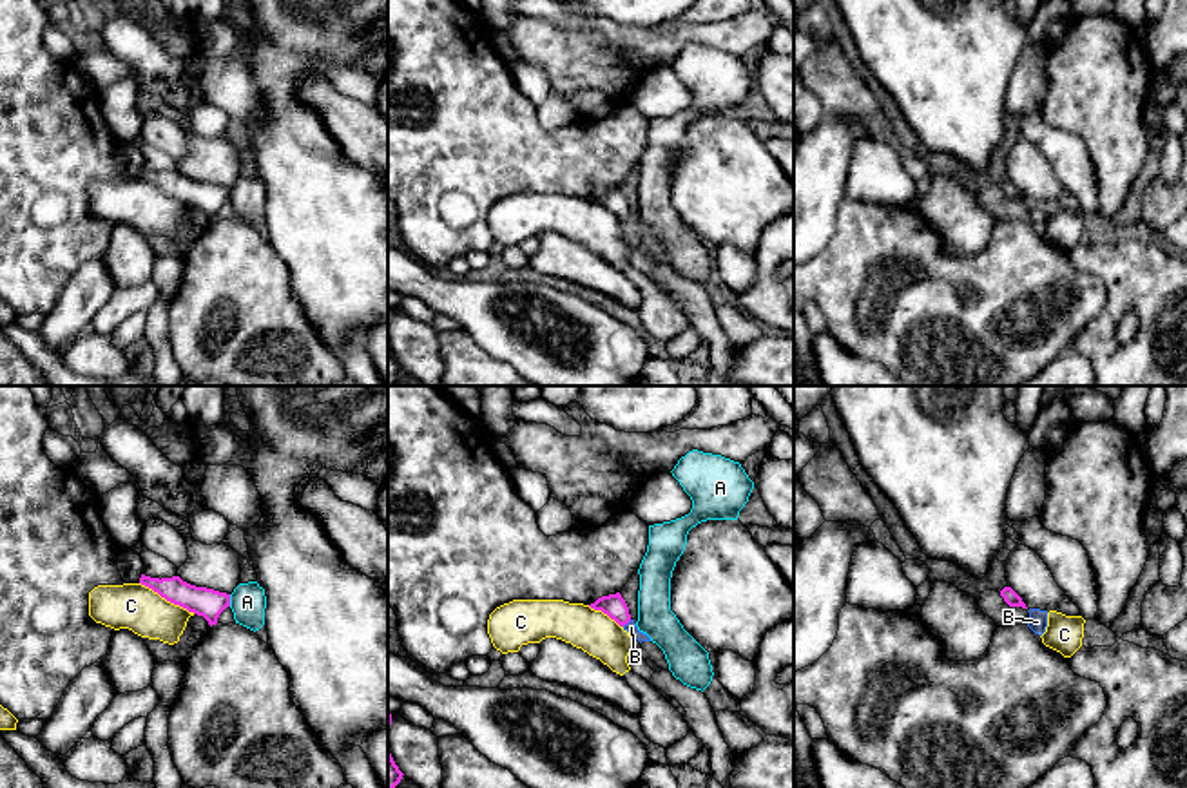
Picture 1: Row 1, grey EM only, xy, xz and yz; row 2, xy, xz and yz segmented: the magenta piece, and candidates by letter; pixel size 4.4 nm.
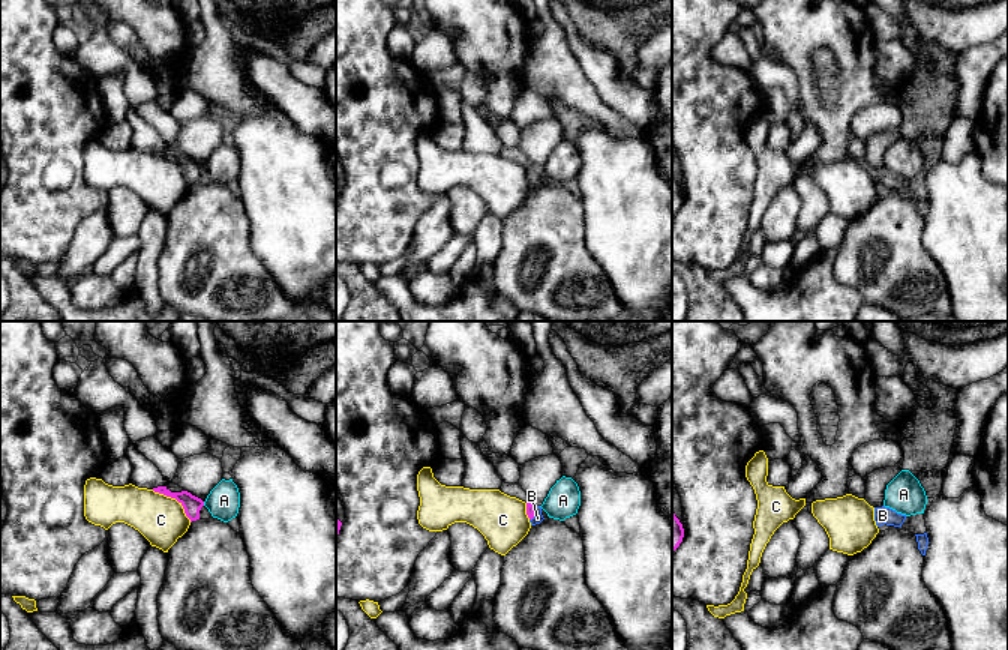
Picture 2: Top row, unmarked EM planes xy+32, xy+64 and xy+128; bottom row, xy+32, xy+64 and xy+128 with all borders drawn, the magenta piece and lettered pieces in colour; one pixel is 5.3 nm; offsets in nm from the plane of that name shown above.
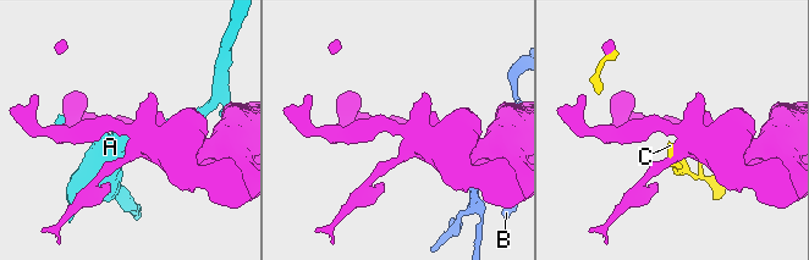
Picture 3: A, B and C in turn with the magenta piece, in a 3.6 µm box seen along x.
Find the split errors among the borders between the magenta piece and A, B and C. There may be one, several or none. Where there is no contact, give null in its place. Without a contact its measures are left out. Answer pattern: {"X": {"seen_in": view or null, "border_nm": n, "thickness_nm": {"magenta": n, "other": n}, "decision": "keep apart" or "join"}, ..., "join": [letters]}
{"A": {"seen_in": "xy", "border_nm": 60, "thickness_nm": {"magenta": 130, "other": 160}, "decision": "keep apart"}, "B": {"seen_in": "xz", "border_nm": 50, "thickness_nm": {"magenta": 100, "other": 50}, "decision": "join"}, "C": {"seen_in": "xy", "border_nm": 280, "thickness_nm": {"magenta": 130, "other": 200}, "decision": "keep apart"}, "join": ["B"]}

